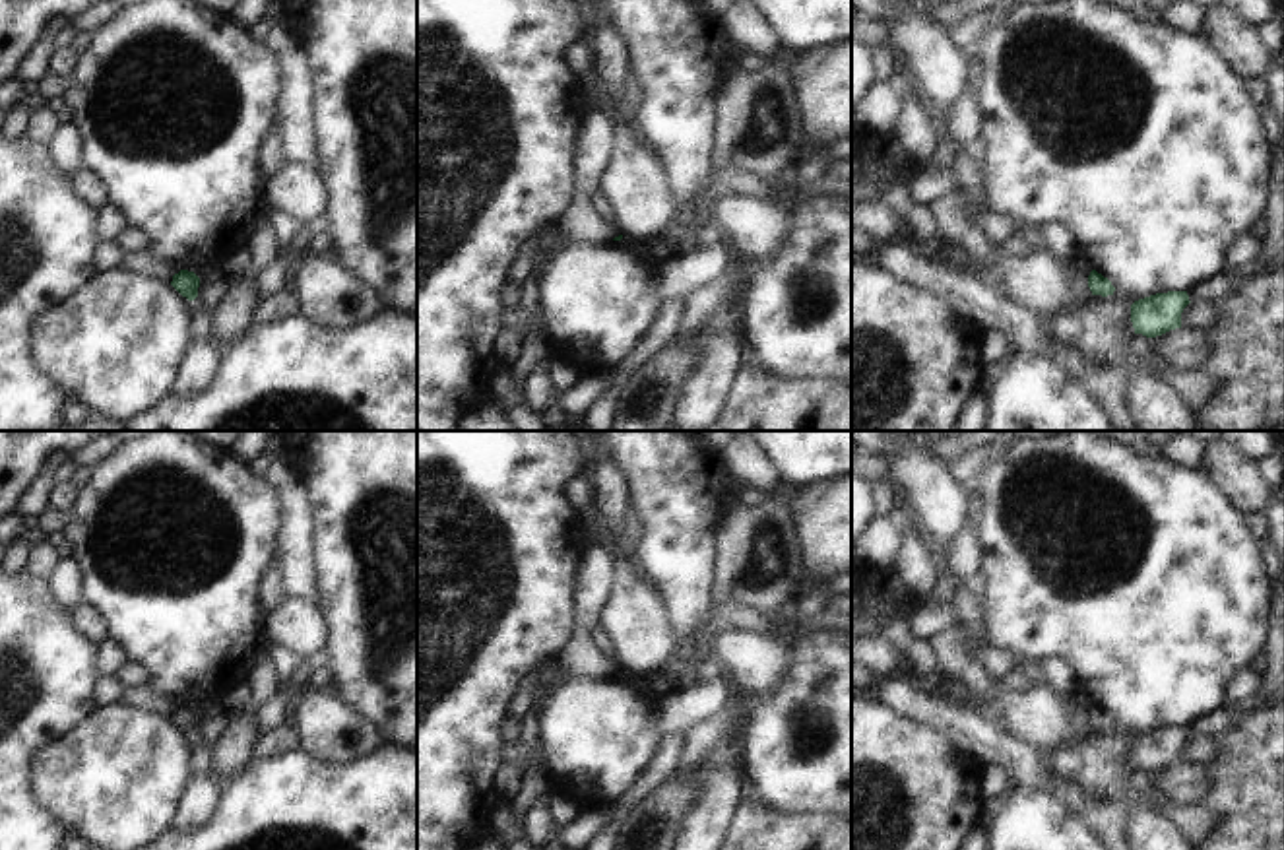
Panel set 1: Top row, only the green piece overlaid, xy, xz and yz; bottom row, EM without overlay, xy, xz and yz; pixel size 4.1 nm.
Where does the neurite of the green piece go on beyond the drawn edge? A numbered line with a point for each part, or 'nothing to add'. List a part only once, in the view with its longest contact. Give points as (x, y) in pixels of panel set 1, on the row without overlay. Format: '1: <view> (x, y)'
nothing to add.

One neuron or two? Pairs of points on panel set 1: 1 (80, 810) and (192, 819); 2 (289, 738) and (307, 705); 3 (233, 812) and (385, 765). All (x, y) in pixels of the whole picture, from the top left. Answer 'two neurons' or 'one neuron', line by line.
1: two neurons
2: two neurons
3: one neuron

